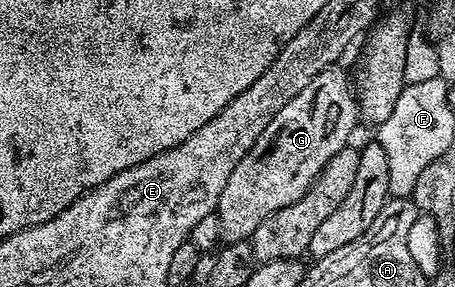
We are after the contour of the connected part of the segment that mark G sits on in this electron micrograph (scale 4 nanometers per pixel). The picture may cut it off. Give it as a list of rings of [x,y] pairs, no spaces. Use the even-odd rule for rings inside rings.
[[[341,68],[319,72],[319,76],[315,76],[315,80],[311,80],[311,84],[307,84],[307,88],[303,88],[303,92],[295,96],[295,100],[279,108],[271,124],[263,128],[263,136],[255,140],[251,152],[247,152],[247,156],[243,156],[243,160],[235,164],[235,172],[231,172],[215,211],[221,229],[221,242],[228,244],[252,239],[255,228],[259,228],[259,224],[263,224],[267,216],[279,212],[279,208],[287,208],[287,204],[295,204],[295,200],[299,200],[311,188],[311,184],[323,172],[331,156],[350,145],[352,138],[349,137],[356,126],[359,126],[359,111],[357,99],[351,89],[350,75],[348,78]]]

